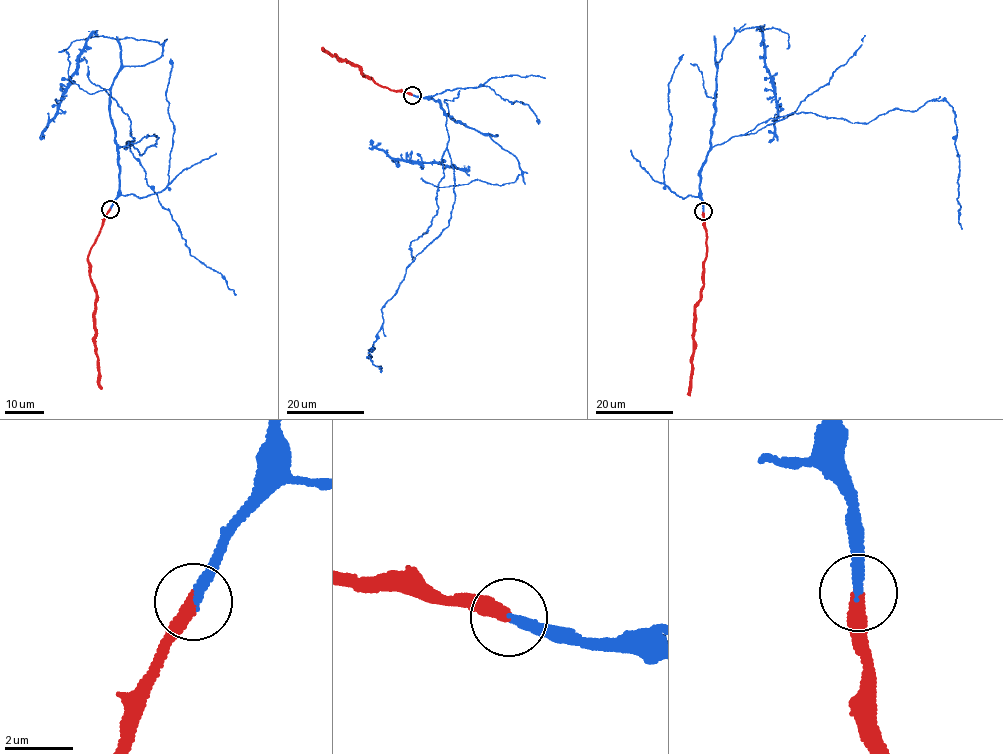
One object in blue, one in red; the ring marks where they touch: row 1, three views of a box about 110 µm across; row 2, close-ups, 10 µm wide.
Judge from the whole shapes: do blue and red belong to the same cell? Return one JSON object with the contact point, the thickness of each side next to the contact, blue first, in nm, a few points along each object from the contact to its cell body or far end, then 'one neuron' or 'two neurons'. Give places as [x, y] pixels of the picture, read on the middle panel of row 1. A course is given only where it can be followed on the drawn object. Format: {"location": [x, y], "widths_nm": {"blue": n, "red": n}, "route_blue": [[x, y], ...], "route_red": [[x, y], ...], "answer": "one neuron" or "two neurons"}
{"location": [412, 95], "widths_nm": {"blue": 280, "red": 400}, "route_blue": [[412, 95], [444, 110], [455, 198], [449, 224], [382, 308], [366, 357], [381, 372]], "route_red": [[412, 95], [382, 87], [362, 75], [352, 63], [323, 49]], "answer": "one neuron"}

